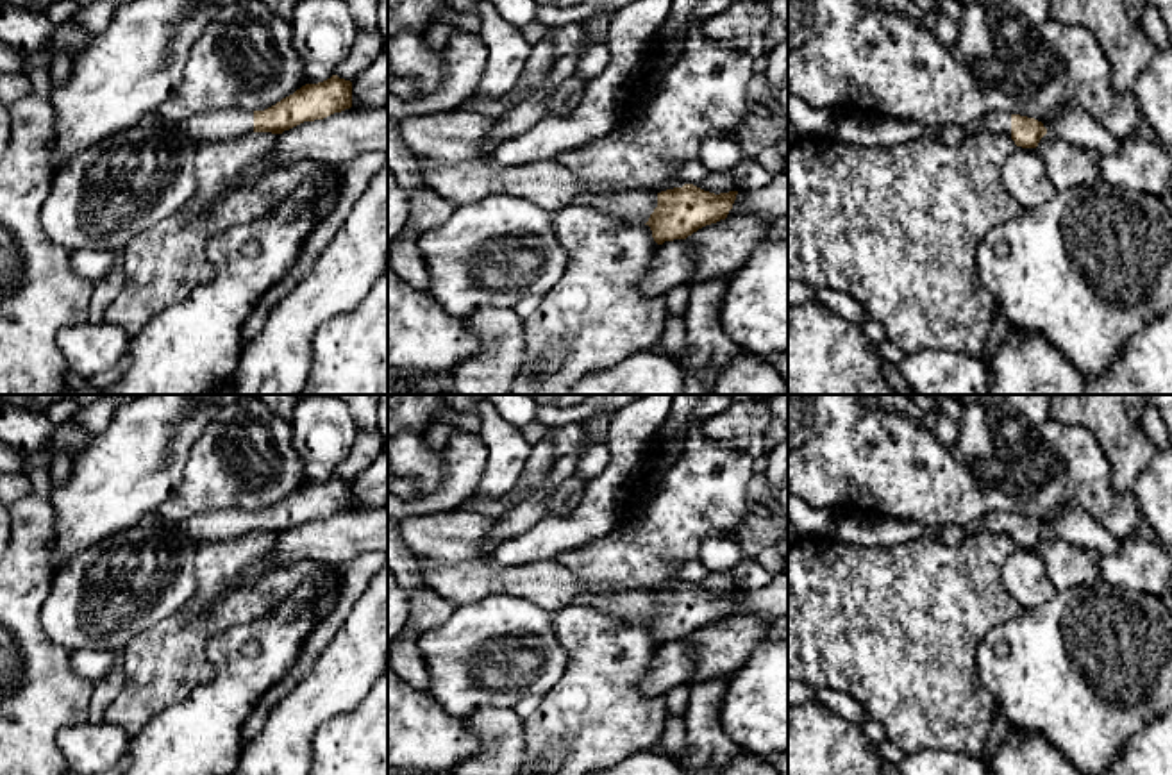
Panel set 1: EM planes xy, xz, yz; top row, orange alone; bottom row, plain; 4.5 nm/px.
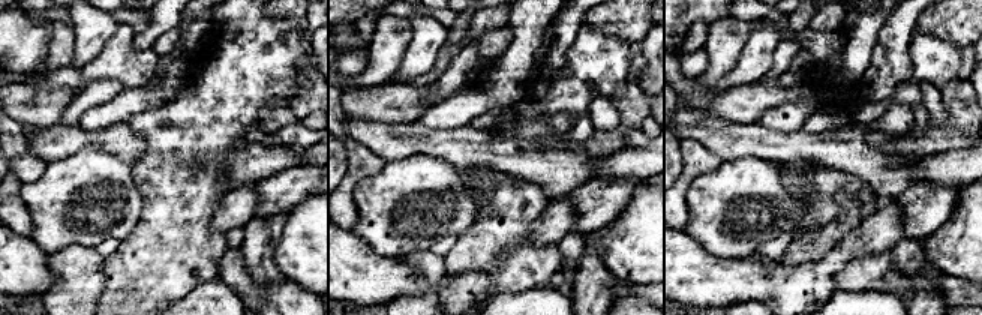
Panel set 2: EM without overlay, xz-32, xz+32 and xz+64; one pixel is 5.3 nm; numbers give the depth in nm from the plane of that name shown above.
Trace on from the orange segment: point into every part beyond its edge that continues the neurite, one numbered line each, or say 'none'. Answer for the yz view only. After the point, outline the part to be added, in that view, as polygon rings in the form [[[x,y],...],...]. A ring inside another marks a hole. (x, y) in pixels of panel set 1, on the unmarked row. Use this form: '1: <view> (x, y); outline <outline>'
1: yz (999, 522); outline [[[992,511],[984,516],[983,523],[995,534],[1011,536],[1011,512],[1008,511]]]

